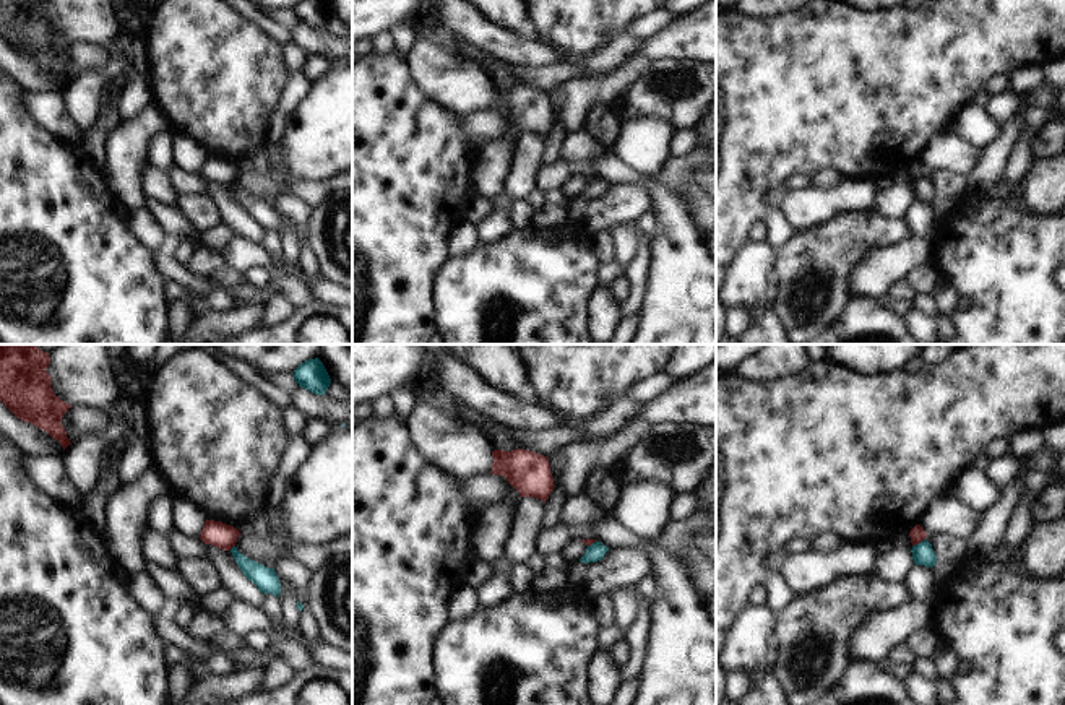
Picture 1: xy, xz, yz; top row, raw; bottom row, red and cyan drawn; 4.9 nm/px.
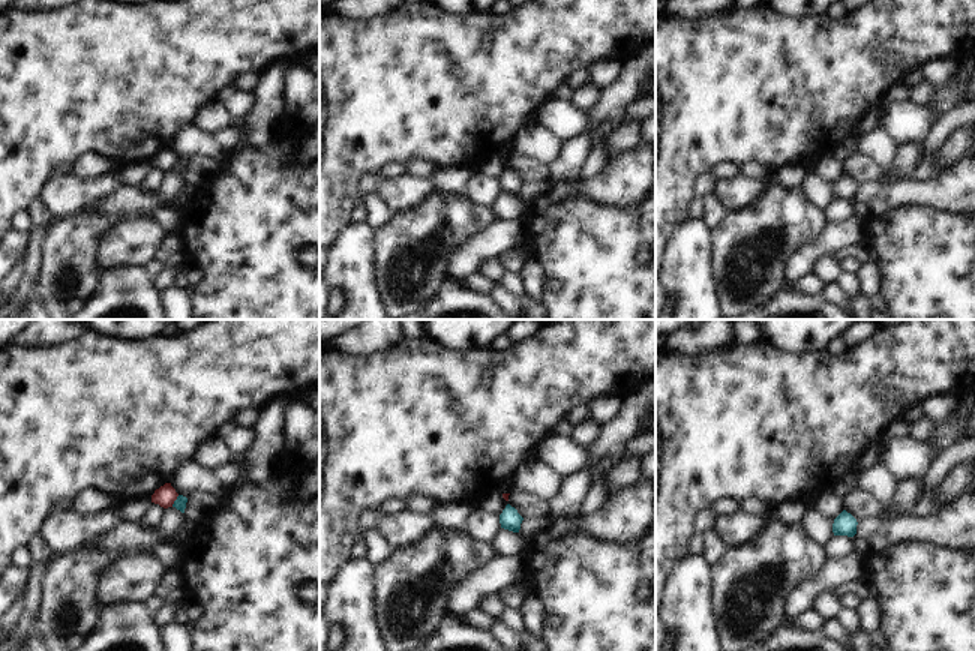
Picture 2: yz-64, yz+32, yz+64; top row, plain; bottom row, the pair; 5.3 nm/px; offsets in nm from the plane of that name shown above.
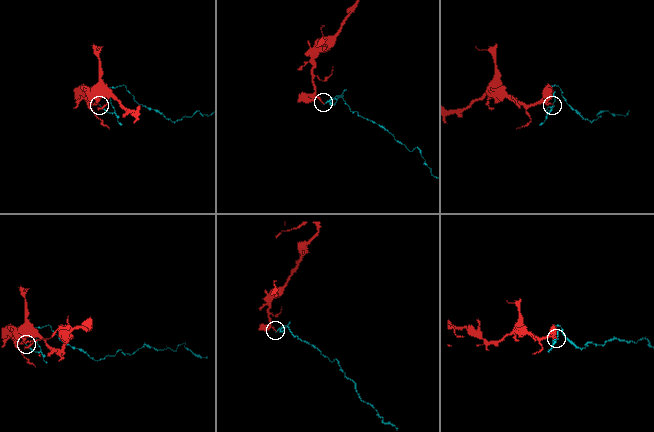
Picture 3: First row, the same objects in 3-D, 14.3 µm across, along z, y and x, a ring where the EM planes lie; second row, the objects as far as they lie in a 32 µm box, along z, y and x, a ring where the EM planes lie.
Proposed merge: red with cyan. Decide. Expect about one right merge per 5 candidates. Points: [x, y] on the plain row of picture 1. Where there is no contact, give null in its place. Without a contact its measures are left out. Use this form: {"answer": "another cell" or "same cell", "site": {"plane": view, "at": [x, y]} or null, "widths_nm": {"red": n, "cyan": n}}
{"answer": "another cell", "site": {"plane": "yz", "at": [918, 179]}, "widths_nm": {"red": 80, "cyan": 110}}

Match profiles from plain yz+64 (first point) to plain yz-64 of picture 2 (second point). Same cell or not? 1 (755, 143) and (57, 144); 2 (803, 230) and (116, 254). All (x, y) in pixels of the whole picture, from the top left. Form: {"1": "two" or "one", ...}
{"1": "one", "2": "two"}

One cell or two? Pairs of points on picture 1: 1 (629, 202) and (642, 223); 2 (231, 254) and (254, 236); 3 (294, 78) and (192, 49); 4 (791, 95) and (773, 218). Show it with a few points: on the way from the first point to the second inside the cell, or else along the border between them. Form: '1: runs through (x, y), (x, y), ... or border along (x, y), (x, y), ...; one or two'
1: border along (648, 210), (633, 223); two
2: border along (232, 236), (260, 246); two
3: border along (288, 73), (271, 111); two
4: border along (770, 207), (763, 218); two

